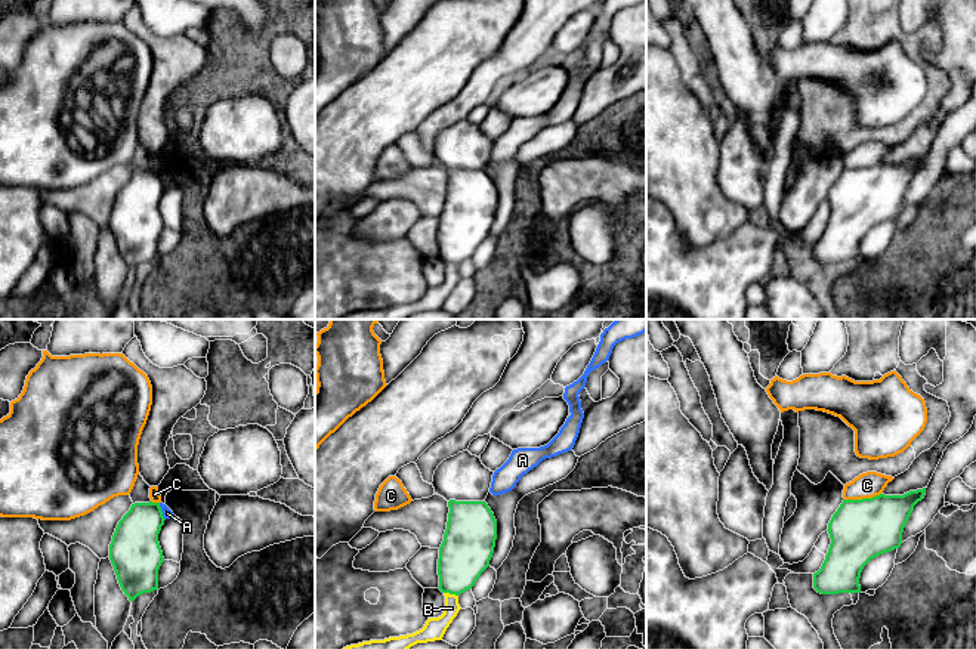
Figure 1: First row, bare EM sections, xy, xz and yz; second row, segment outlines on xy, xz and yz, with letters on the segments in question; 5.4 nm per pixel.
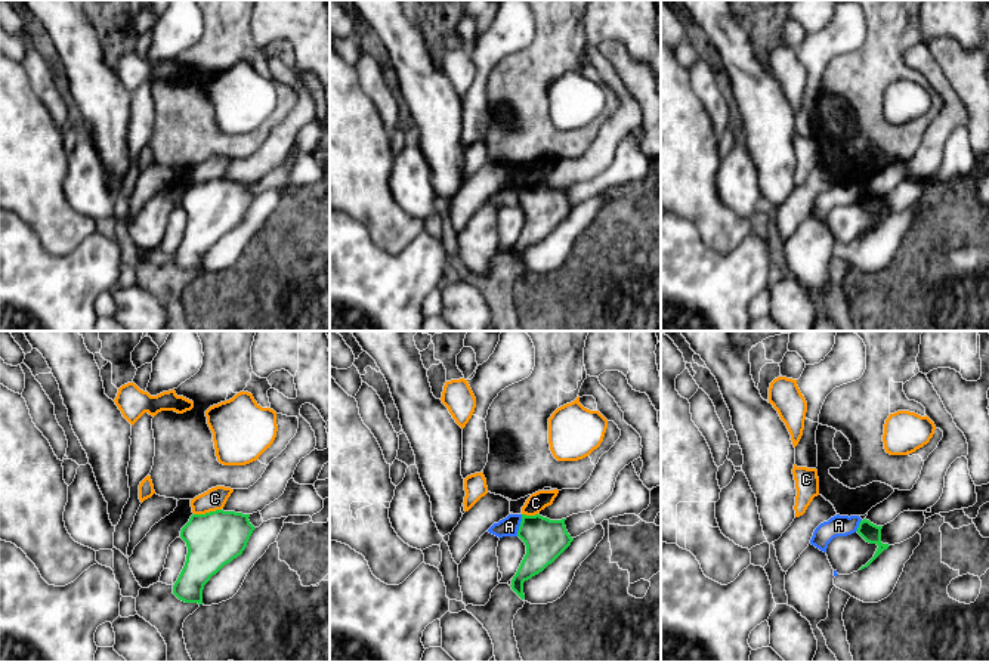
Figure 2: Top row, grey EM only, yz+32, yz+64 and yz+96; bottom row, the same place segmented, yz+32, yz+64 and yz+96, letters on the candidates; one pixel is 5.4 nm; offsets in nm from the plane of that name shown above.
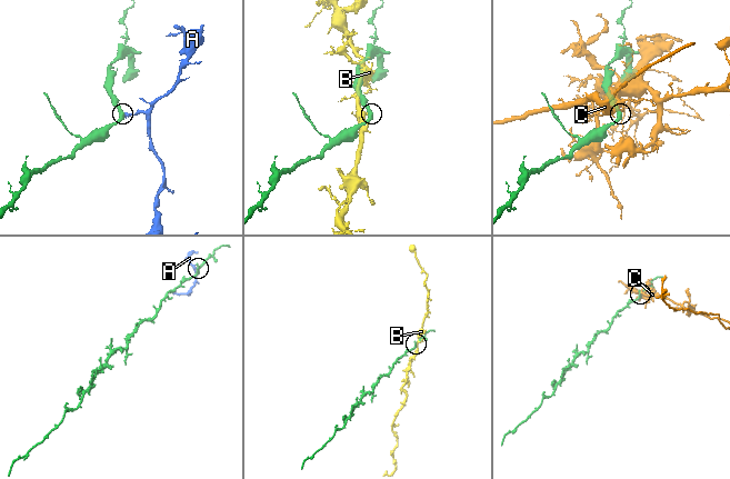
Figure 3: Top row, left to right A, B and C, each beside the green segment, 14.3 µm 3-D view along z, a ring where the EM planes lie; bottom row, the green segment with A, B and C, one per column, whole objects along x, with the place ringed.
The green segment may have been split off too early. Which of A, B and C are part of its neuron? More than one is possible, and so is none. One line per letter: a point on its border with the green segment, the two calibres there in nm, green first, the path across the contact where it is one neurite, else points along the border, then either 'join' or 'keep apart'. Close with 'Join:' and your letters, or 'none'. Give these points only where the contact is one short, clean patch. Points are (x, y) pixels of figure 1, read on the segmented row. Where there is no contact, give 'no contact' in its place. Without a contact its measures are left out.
A: contact xy (161, 512); calibres 260 and 60 nm; border xy (158, 503), (164, 519); keep apart
B: contact xz (451, 593); calibres 280 and 120 nm; keep apart
C: contact yz (862, 498); calibres 340 and 140 nm; keep apart
Join: none

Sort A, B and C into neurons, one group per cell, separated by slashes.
A / B / C

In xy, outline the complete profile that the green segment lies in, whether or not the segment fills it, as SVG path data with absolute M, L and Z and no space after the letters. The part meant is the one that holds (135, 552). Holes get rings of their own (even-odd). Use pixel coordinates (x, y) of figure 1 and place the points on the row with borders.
M135 503L115 528L109 560L130 602L158 590L158 569L164 562L158 534L164 520L160 503Z

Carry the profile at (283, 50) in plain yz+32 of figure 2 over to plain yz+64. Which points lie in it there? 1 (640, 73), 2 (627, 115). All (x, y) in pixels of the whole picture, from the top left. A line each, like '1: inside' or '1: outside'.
1: inside
2: outside

